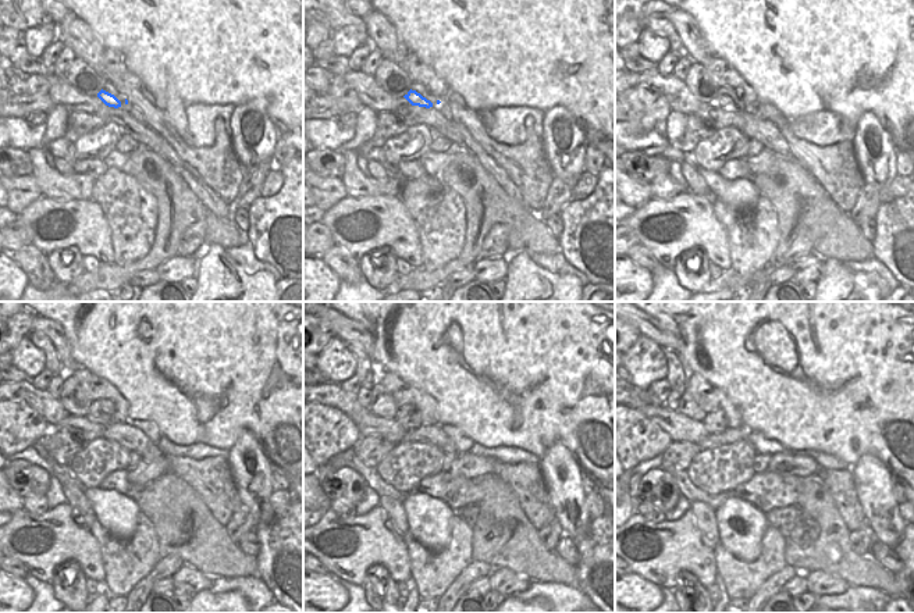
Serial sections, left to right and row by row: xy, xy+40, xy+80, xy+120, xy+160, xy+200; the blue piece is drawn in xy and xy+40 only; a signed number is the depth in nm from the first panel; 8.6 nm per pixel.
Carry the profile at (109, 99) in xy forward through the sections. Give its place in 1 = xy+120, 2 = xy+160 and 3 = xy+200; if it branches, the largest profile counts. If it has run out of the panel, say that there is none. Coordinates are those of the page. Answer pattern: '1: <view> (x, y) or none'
1: xy+120 (100, 412)
2: xy+160 (408, 416)
3: xy+200 (715, 423)

